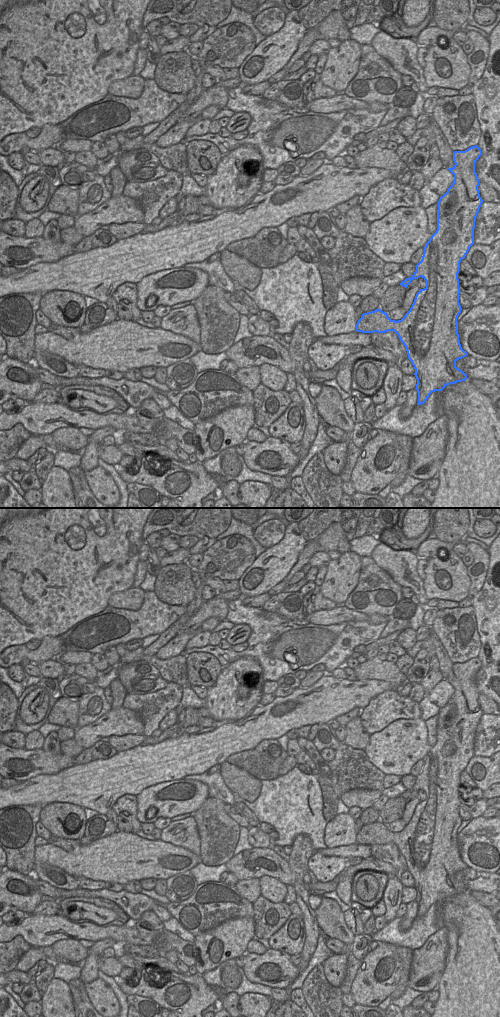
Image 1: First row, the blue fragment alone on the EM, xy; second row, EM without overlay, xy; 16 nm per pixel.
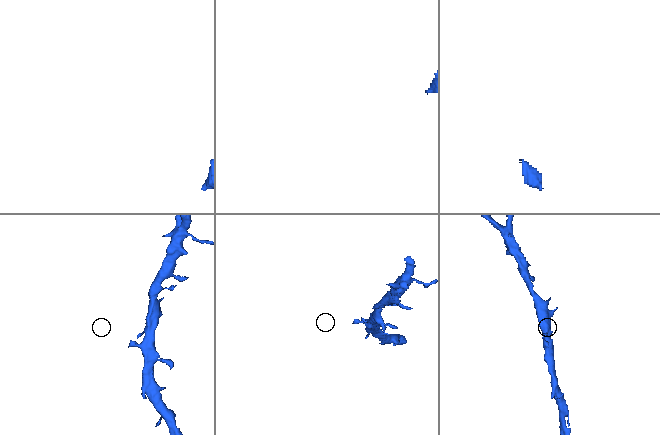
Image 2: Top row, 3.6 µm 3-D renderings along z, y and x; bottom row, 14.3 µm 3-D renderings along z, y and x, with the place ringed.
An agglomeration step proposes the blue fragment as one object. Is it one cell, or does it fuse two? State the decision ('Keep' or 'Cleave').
Keep.

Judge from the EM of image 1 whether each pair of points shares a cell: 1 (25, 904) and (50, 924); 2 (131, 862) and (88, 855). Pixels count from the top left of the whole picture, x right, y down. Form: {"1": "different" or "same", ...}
{"1": "different", "2": "same"}

